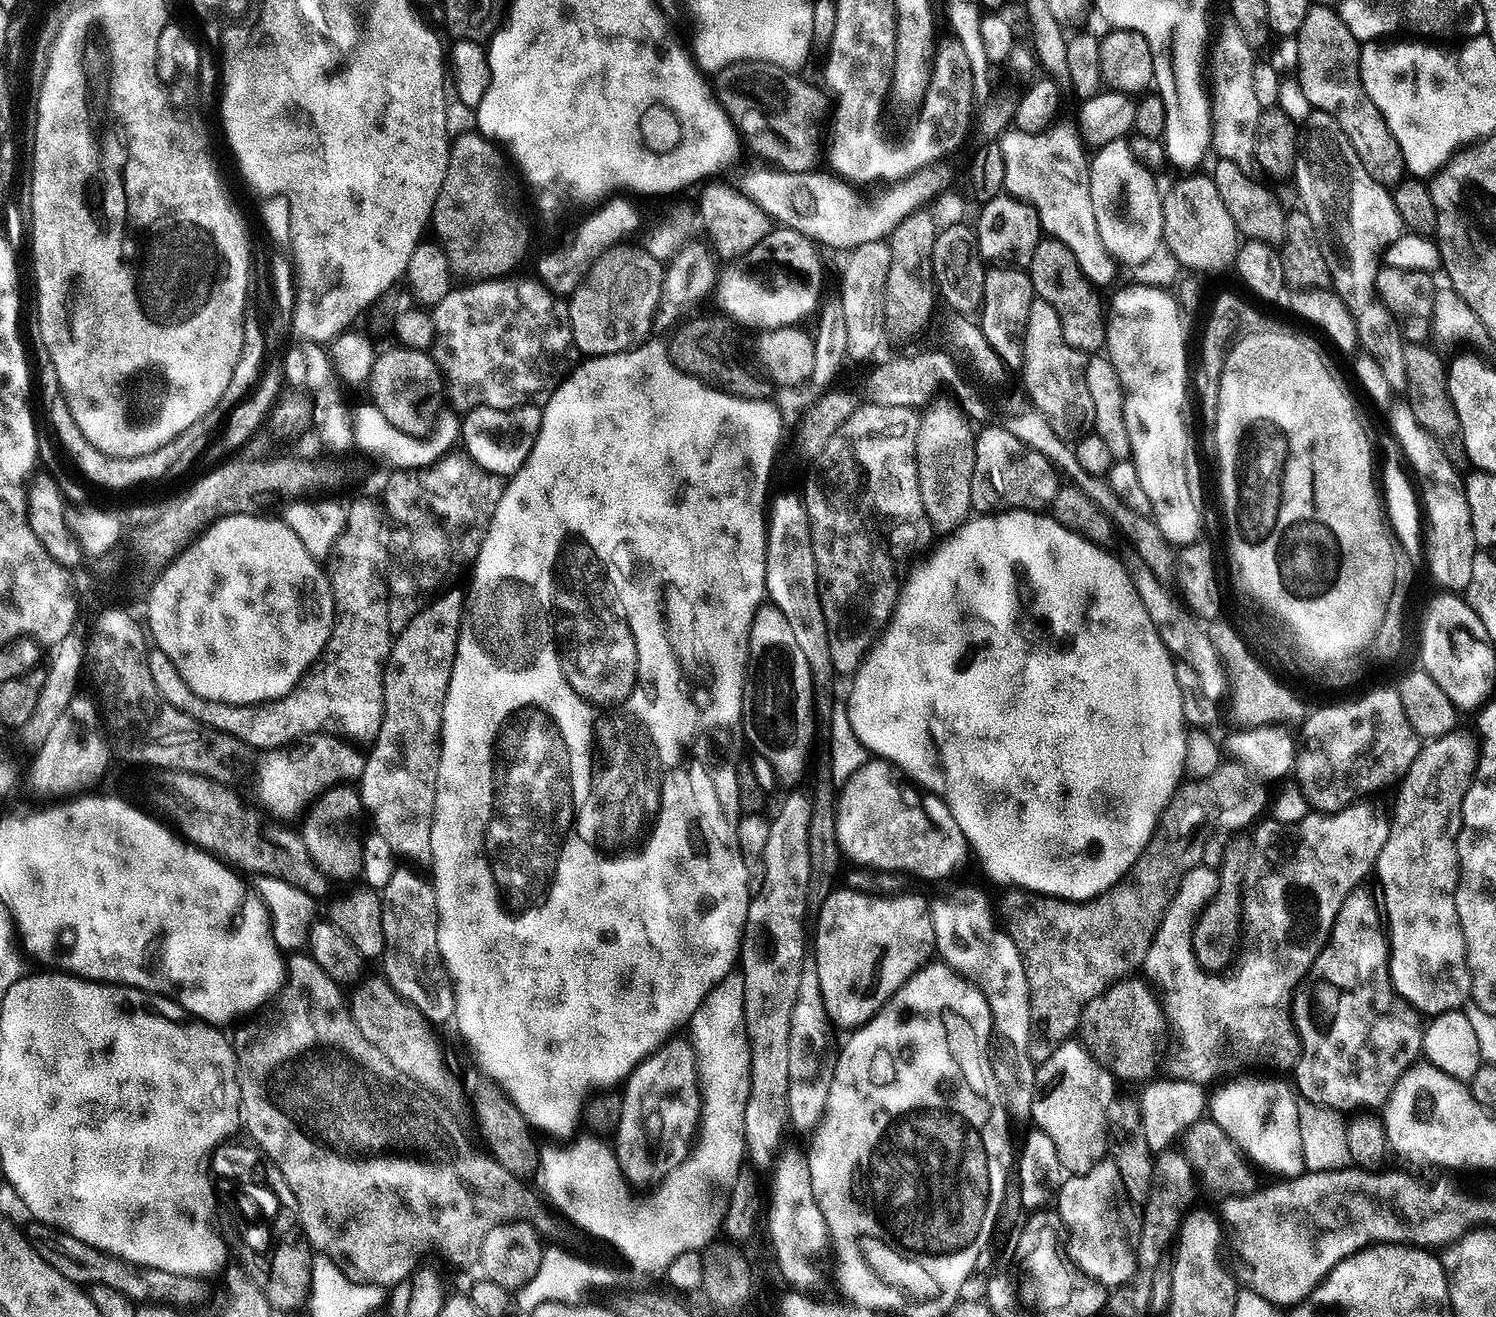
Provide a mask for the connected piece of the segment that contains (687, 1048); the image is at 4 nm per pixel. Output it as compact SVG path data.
M673 1038L667 1044L657 1048L652 1055L647 1056L638 1067L636 1067L628 1076L626 1083L622 1088L622 1118L620 1124L616 1127L614 1133L614 1151L616 1160L620 1163L620 1168L624 1171L624 1178L628 1181L629 1185L637 1186L636 1184L653 1184L659 1185L669 1176L669 1174L679 1166L682 1161L686 1159L688 1153L694 1147L694 1141L698 1136L698 1129L700 1127L700 1075L696 1069L696 1052L693 1050L691 1043L687 1039L680 1040L681 1038Z

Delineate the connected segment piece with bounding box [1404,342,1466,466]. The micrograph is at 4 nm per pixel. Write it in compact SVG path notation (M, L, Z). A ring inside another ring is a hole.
M1412 342L1405 347L1404 365L1406 366L1406 402L1410 410L1414 410L1414 418L1436 440L1444 445L1444 453L1450 458L1450 462L1460 466L1465 463L1464 439L1460 436L1460 423L1458 414L1454 410L1454 404L1448 393L1448 369L1445 357L1440 357L1432 348L1426 348L1420 342Z

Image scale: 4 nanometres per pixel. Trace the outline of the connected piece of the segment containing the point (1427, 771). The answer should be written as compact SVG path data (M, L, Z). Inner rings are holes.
M1457 730L1437 740L1427 741L1421 747L1419 754L1414 758L1414 762L1409 766L1407 772L1402 777L1402 781L1399 783L1398 789L1400 788L1400 794L1396 798L1396 809L1393 810L1392 816L1390 815L1386 846L1382 846L1374 867L1374 876L1380 879L1380 896L1384 899L1382 912L1386 917L1386 937L1389 946L1388 973L1392 979L1392 988L1417 1012L1421 1014L1429 1012L1428 1016L1432 1018L1446 1011L1463 1009L1469 1003L1472 994L1472 971L1468 969L1466 938L1462 934L1462 926L1458 918L1458 906L1456 905L1456 887L1460 881L1460 859L1458 858L1456 839L1460 833L1460 823L1462 822L1462 802L1464 801L1466 790L1472 781L1472 776L1476 772L1476 762L1478 759L1478 744L1474 739L1473 733L1469 732Z

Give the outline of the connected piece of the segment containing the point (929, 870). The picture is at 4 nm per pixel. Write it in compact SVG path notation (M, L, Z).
M869 759L839 792L840 801L834 807L837 842L841 853L847 859L849 856L854 863L864 868L877 868L880 872L905 872L908 876L921 876L924 880L944 880L970 860L966 838L962 830L958 830L958 822L954 822L948 807L937 796L922 794L919 787L905 782L901 773L888 761Z

